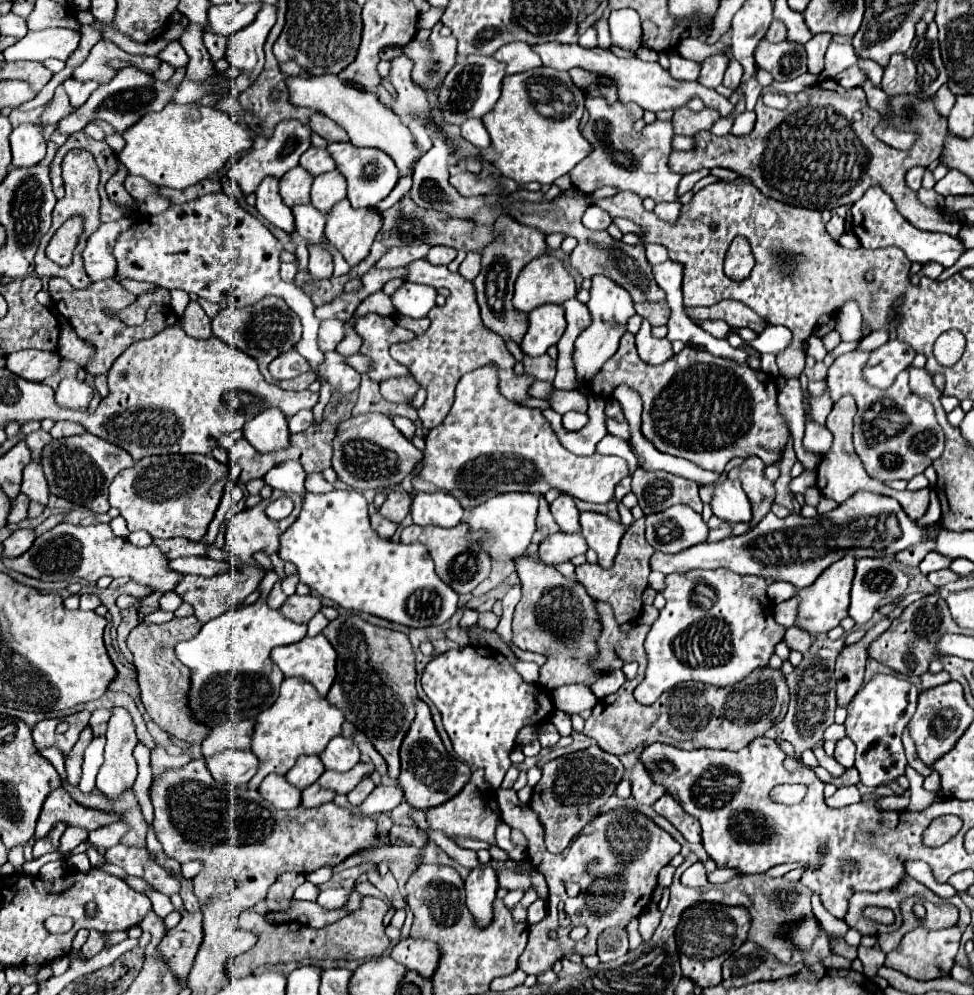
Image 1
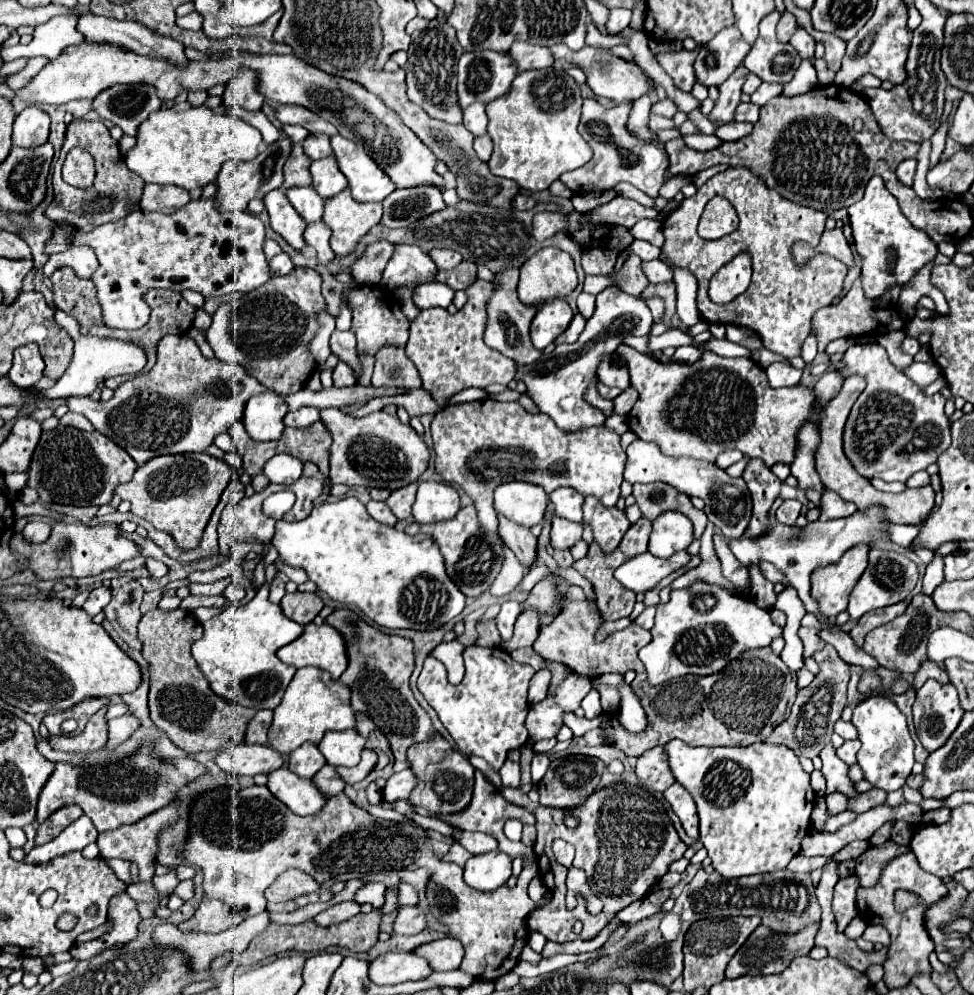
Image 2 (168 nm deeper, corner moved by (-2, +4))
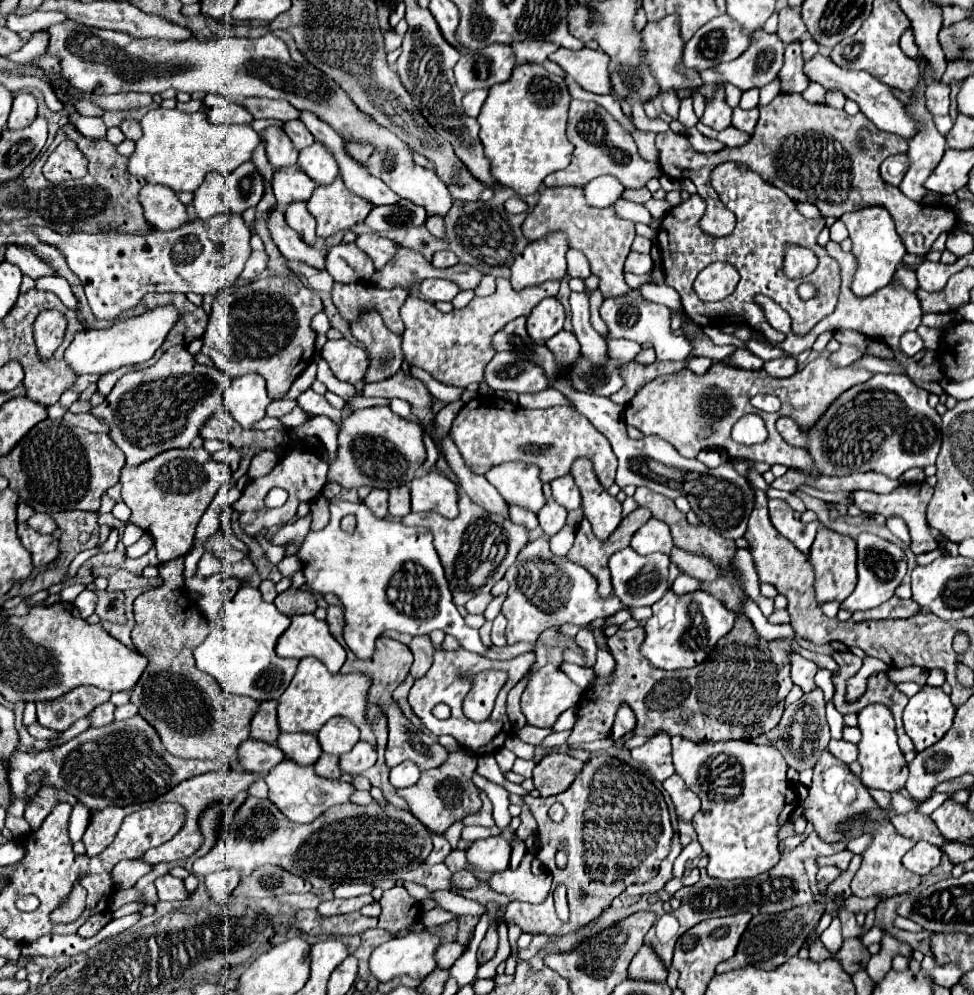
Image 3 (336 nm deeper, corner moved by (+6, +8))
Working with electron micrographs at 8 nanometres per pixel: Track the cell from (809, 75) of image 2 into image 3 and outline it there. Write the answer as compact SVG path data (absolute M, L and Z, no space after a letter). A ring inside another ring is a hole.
M774 79L772 83L768 83L768 85L764 85L764 87L760 89L760 101L758 101L758 107L768 105L768 103L778 95L778 91L780 91L780 89L776 89L776 79Z

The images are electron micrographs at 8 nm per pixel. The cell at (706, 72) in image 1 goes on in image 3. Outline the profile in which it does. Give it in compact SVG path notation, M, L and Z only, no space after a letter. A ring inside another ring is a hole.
M728 13L714 17L686 43L684 65L698 71L710 69L740 57L748 49L750 41L752 33L744 33L742 25L728 17Z

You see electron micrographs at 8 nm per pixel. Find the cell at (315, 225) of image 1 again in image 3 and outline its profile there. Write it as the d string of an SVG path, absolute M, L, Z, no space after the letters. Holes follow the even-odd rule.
M298 165L276 171L272 179L272 189L280 211L284 211L292 201L308 201L314 187L316 183Z

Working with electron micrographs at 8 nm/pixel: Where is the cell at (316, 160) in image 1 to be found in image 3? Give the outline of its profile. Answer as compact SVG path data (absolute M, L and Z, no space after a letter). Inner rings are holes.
M292 119L292 121L284 123L284 127L282 127L282 129L284 129L284 131L286 131L286 135L290 137L290 141L292 141L294 149L298 149L298 151L314 143L312 133L308 133L306 125L304 125L302 121L298 121L298 119Z

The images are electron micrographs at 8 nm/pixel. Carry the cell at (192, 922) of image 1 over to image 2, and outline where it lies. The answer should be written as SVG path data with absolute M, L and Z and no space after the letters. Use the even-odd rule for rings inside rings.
M202 901L200 907L196 909L194 917L182 921L178 925L180 931L200 931L200 933L220 933L236 923L240 923L240 915L228 909L222 901Z

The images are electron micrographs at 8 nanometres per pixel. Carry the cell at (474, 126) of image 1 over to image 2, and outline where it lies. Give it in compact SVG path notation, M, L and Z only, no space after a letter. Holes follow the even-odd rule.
M470 105L468 109L464 109L464 125L472 135L486 135L486 125L488 125L488 117L484 111L484 105Z

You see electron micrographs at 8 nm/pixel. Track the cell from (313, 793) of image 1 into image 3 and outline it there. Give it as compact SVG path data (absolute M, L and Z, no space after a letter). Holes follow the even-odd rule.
M328 753L320 755L320 759L314 763L314 769L320 777L328 777L328 779L340 779L340 775L342 775L342 771L338 767L338 757L328 755Z

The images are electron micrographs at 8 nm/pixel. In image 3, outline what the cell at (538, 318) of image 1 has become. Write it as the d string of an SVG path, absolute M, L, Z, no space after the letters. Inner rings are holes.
M556 297L540 301L528 315L528 335L534 341L546 341L562 331L564 327L564 307Z

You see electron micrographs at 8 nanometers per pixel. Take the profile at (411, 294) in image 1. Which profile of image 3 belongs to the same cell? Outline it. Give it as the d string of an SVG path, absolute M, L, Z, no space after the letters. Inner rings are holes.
M426 279L420 285L422 297L426 297L428 301L436 303L436 301L452 301L462 289L446 279Z

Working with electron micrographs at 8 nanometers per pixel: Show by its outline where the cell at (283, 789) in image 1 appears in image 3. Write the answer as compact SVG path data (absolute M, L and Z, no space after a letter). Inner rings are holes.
M284 759L280 765L270 769L264 775L264 781L270 791L270 801L294 823L312 823L328 807L350 801L354 787L340 779L324 779L314 773L312 765L296 765L290 759Z

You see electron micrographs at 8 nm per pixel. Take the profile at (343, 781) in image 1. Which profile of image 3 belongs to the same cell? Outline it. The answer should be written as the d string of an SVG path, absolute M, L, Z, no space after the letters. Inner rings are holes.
M358 741L352 751L340 757L340 769L352 775L364 773L368 767L376 763L376 749L368 741Z

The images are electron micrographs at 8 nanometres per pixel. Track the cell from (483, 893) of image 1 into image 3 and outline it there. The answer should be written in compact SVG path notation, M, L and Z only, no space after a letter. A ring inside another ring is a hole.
M488 837L474 841L472 847L466 851L468 863L486 873L500 873L510 865L510 845L506 837Z

